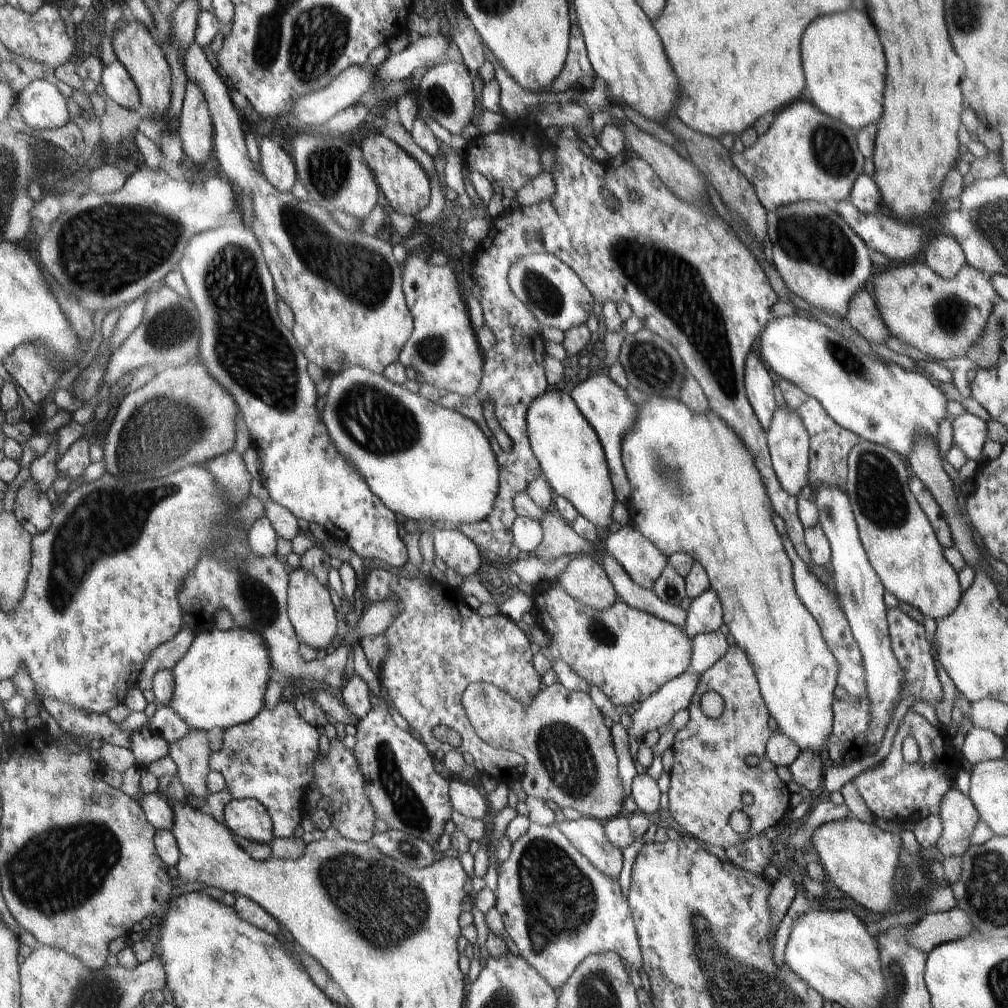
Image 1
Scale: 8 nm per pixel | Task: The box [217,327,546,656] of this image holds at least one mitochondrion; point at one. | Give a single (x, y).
(375, 421)

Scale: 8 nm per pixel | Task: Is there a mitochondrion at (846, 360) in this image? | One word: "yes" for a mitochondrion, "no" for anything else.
yes

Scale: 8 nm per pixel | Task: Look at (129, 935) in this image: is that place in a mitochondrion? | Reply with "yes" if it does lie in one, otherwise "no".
no

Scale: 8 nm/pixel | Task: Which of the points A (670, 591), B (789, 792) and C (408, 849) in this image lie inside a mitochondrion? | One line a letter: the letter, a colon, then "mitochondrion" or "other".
A: mitochondrion
B: other
C: mitochondrion

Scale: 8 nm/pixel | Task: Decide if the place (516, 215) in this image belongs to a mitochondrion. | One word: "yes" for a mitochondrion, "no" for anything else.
no

